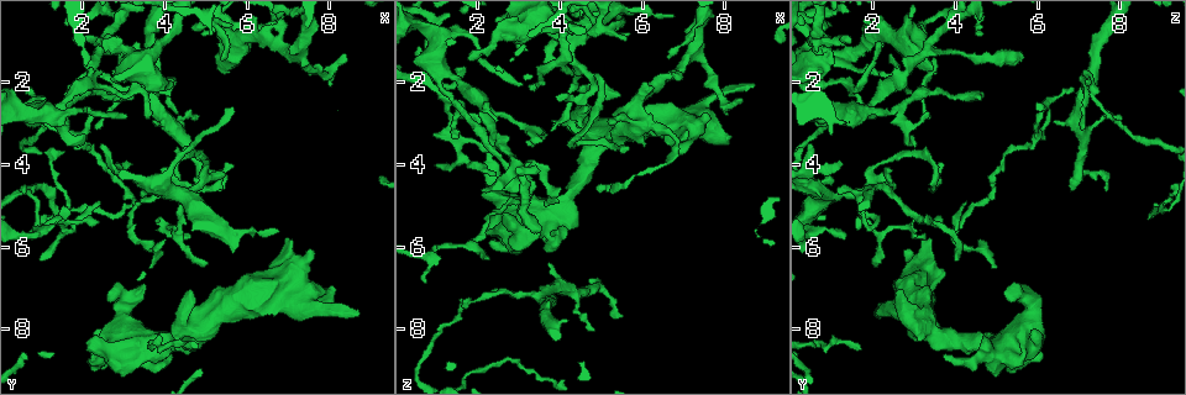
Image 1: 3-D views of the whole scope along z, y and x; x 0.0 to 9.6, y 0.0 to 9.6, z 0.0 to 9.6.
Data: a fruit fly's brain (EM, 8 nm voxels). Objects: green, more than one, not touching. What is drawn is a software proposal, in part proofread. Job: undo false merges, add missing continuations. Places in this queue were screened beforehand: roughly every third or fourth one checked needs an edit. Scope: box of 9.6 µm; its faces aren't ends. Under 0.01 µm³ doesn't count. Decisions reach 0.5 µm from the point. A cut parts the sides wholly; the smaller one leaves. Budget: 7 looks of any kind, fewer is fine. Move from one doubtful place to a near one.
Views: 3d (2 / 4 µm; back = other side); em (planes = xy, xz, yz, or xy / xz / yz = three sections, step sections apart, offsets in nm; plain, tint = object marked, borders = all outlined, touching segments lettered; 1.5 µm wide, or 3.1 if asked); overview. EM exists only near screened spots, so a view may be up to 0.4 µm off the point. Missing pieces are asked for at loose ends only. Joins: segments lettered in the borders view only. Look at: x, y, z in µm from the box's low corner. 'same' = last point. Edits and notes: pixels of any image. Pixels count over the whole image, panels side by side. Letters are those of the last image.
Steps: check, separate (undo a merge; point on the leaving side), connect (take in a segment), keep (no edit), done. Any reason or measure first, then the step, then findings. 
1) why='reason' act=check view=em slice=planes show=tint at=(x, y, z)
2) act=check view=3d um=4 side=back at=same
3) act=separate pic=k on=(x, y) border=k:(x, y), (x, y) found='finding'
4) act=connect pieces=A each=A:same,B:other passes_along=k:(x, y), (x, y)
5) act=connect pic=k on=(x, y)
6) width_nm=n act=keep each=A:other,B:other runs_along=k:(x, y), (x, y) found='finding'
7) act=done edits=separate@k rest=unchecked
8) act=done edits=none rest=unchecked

why='an open end' act=check view=3d um=2 at=(1.85, 0.95, 1.40)

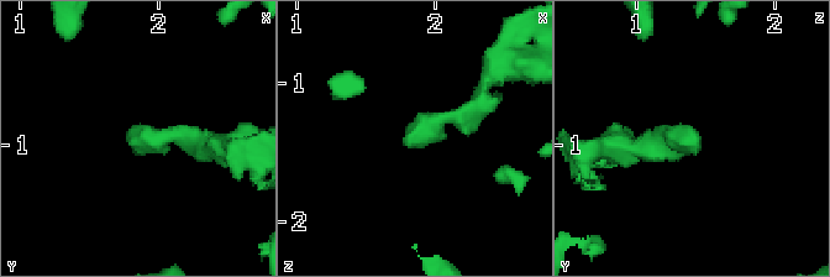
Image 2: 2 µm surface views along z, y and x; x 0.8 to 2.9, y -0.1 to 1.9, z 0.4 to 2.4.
why='need the tissue' act=check view=em slice=planes show=borders at=(1.82, 0.94, 1.48)

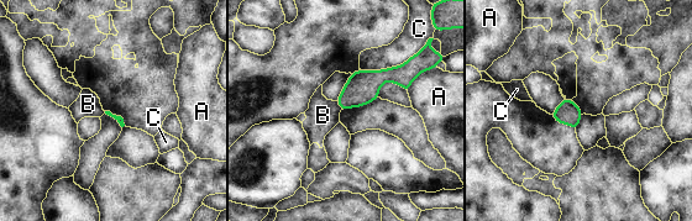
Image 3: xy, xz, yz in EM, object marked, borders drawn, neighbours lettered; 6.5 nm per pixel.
act=keep each=A:other,B:other,C:other found='none of them fits'

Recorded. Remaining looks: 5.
why='branch stops here' act=check view=3d um=4 at=(5.50, 1.80, 3.55)

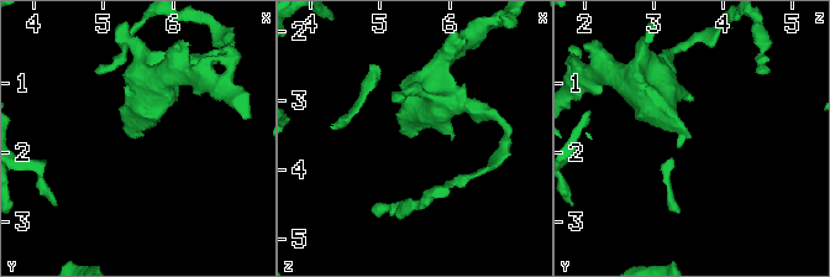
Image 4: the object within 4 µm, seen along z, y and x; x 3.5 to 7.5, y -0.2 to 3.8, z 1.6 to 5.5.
why='now the EM' act=check view=em slice=xy step=8 show=borders at=(5.45, 1.85, 3.50)

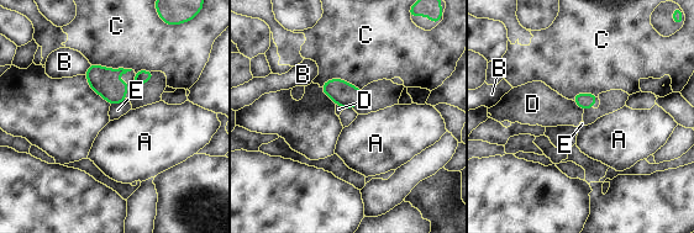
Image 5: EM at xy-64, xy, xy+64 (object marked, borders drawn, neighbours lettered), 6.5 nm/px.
why='another direction' act=check view=em slice=planes show=borders at=same

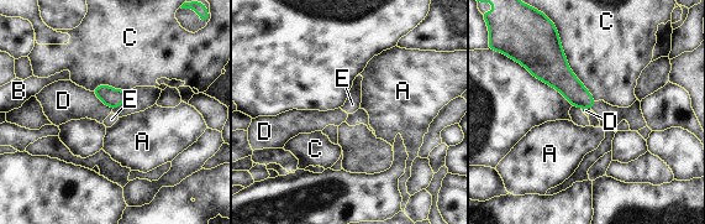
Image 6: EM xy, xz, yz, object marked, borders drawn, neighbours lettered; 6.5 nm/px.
act=keep each=A:other,B:other,C:other,D:other,E:other border=6:(573, 105), (580, 109) found='no lettered segment goes on from it'

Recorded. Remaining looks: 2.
act=done edits=none rest=unchecked

